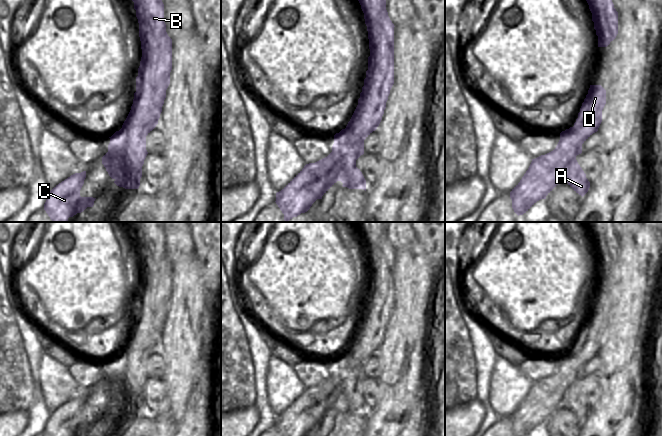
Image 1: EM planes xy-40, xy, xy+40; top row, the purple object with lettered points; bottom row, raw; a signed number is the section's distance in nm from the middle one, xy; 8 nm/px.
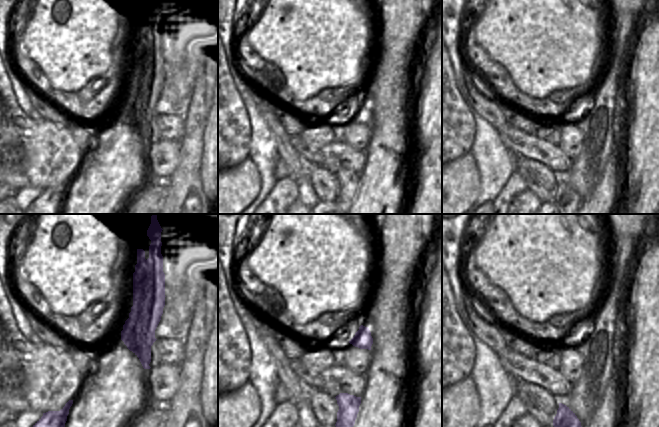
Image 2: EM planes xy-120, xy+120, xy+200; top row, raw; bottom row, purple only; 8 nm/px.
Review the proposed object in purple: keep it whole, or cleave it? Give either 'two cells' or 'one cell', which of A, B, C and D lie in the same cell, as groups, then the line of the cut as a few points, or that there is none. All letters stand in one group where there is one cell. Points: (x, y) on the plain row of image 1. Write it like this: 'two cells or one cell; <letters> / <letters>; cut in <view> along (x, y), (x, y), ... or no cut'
two cells; A / B C D; cut in xy-40 along (140, 398), (132, 390), (121, 393), (115, 404)

